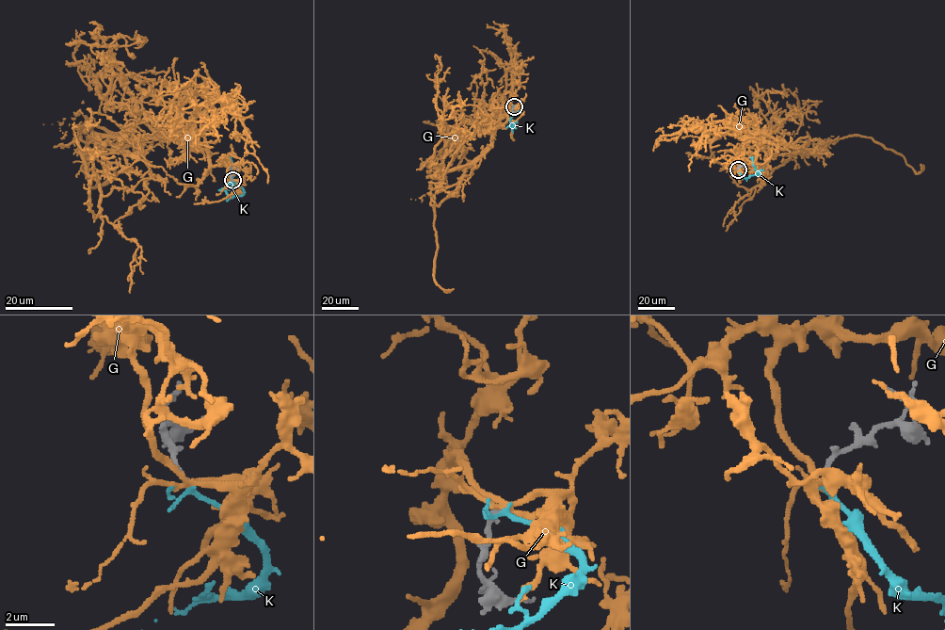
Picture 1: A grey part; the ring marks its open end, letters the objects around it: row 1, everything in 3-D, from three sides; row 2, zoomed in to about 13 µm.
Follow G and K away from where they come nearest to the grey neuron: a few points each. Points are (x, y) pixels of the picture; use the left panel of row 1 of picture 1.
G: (232, 181), (192, 132), (161, 137), (136, 121), (110, 135), (81, 129), (85, 117), (89, 185), (121, 169)
K: (232, 181), (243, 191), (237, 196), (225, 191), (237, 170), (228, 156)

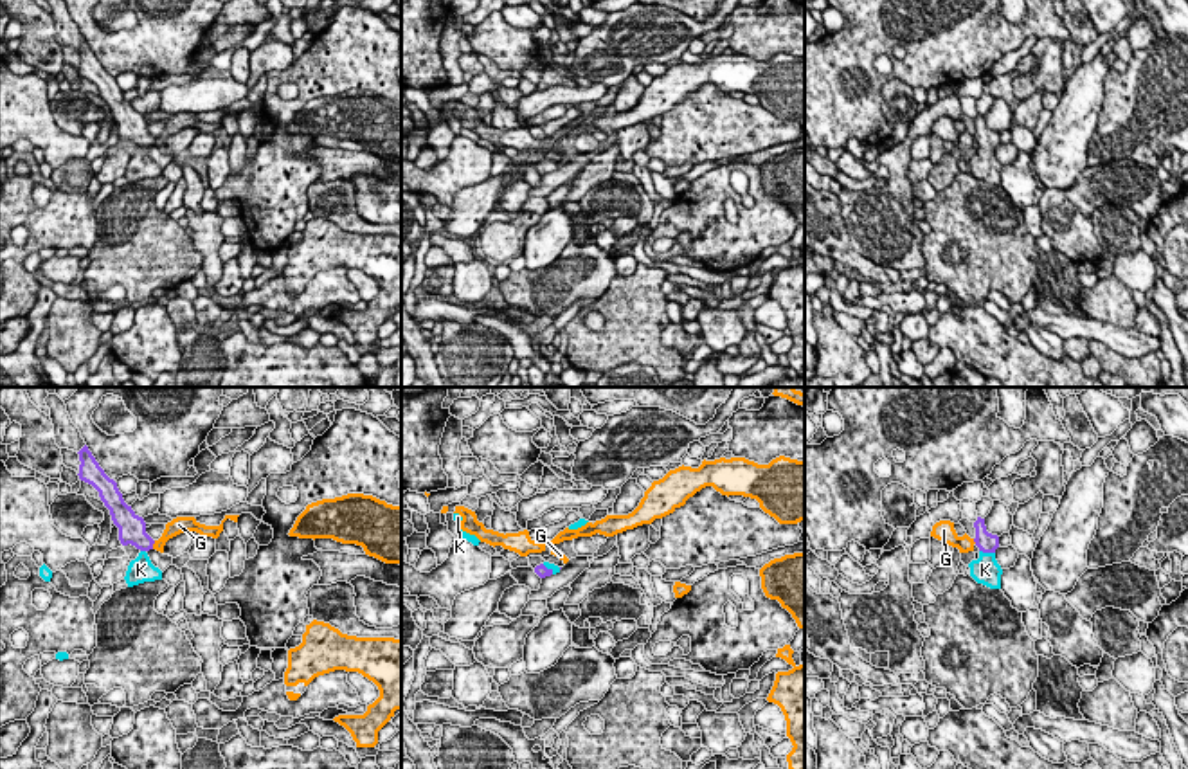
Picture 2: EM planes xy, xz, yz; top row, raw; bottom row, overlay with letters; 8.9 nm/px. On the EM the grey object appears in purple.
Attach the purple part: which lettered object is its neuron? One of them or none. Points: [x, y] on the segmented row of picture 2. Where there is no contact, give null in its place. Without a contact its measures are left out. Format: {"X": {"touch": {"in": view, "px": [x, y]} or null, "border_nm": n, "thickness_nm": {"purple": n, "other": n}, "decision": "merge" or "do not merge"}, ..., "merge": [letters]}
{"G": {"touch": {"in": "xy", "px": [153, 542]}, "border_nm": 90, "thickness_nm": {"purple": 260, "other": 140}, "decision": "do not merge"}, "K": {"touch": {"in": "yz", "px": [987, 551]}, "border_nm": 150, "thickness_nm": {"purple": 190, "other": 240}, "decision": "merge"}, "merge": ["K"]}

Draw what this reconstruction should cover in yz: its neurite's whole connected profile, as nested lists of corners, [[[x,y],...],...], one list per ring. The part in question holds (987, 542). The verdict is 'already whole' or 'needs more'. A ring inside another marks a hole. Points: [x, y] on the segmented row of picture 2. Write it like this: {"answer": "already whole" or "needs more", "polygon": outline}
{"answer": "needs more", "polygon": [[[977,517],[976,546],[979,547],[979,558],[968,564],[970,576],[990,589],[1001,589],[1003,569],[995,560],[995,549],[999,547],[999,537],[986,531],[985,519]]]}

